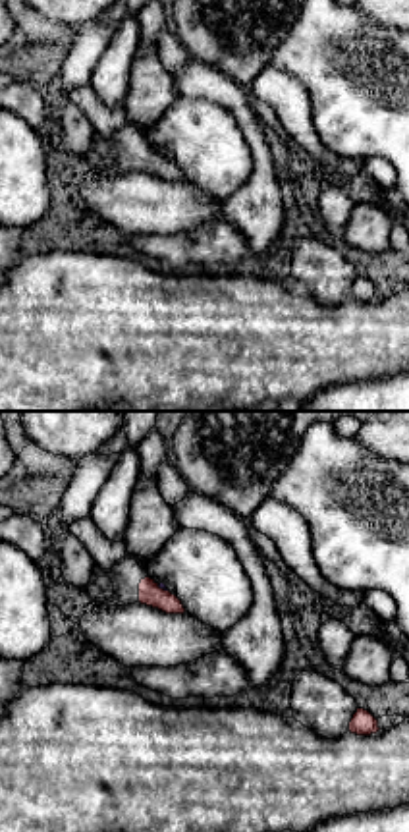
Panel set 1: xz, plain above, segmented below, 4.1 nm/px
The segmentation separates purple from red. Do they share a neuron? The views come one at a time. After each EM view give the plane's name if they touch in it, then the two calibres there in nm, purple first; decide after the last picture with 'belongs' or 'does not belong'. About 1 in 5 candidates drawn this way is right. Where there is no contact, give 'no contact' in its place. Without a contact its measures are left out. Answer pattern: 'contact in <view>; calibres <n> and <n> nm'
contact in xz; calibres 20 and 100 nm

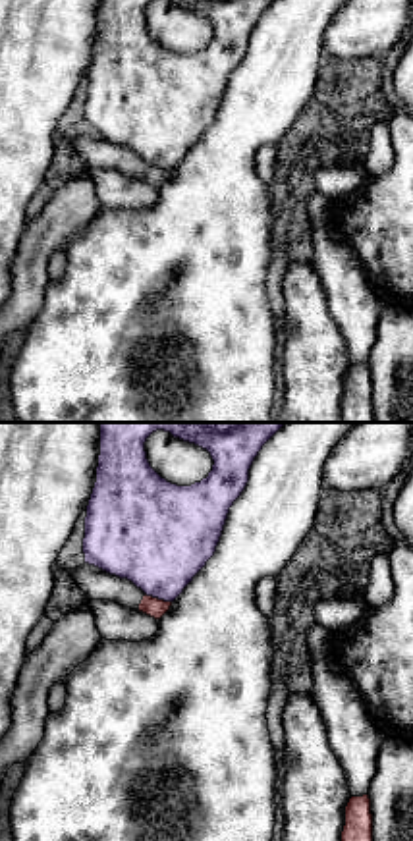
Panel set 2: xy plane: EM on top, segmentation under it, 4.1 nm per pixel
contact in xy; calibres 420 and 80 nm

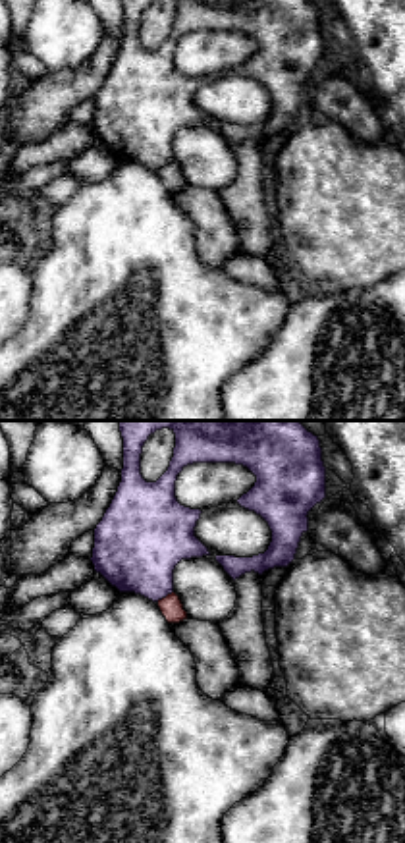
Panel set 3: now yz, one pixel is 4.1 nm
contact in yz; calibres 360 and 90 nm

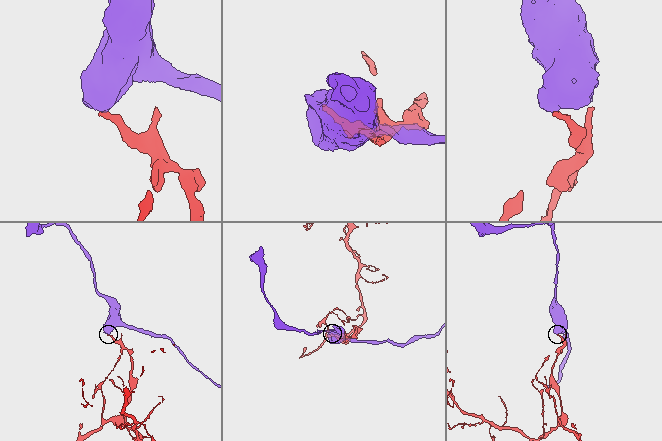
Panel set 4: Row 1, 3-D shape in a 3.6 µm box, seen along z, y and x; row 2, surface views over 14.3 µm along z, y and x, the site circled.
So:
does not belong

